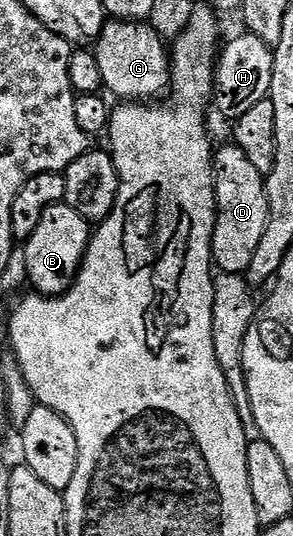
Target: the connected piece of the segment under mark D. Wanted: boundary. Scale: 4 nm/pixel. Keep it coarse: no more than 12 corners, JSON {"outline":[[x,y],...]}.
{"outline":[[244,149],[213,152],[212,263],[252,265],[268,225],[266,181]]}

